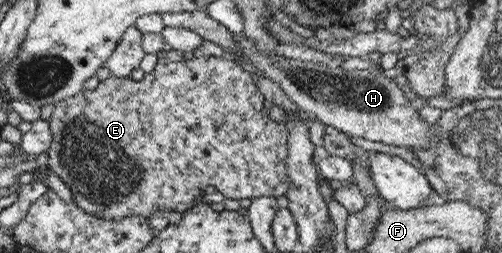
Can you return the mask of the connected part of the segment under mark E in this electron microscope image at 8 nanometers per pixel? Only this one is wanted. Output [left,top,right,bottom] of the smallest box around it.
[45,56,290,219]

